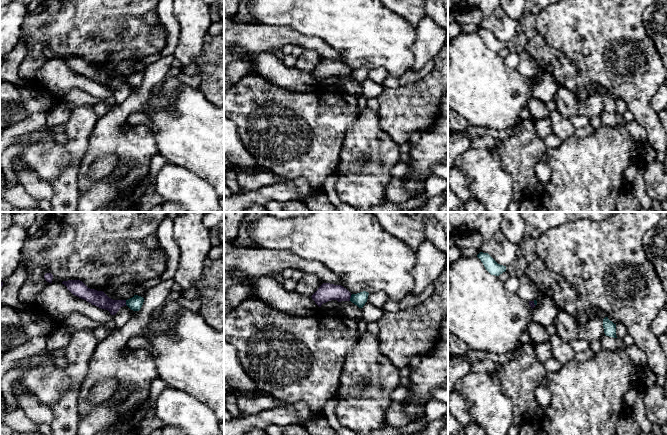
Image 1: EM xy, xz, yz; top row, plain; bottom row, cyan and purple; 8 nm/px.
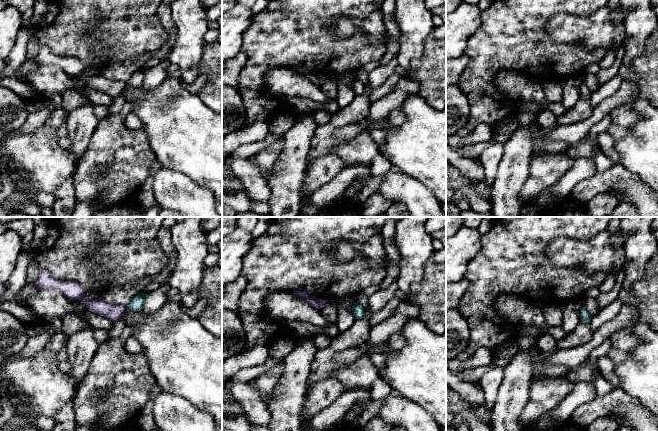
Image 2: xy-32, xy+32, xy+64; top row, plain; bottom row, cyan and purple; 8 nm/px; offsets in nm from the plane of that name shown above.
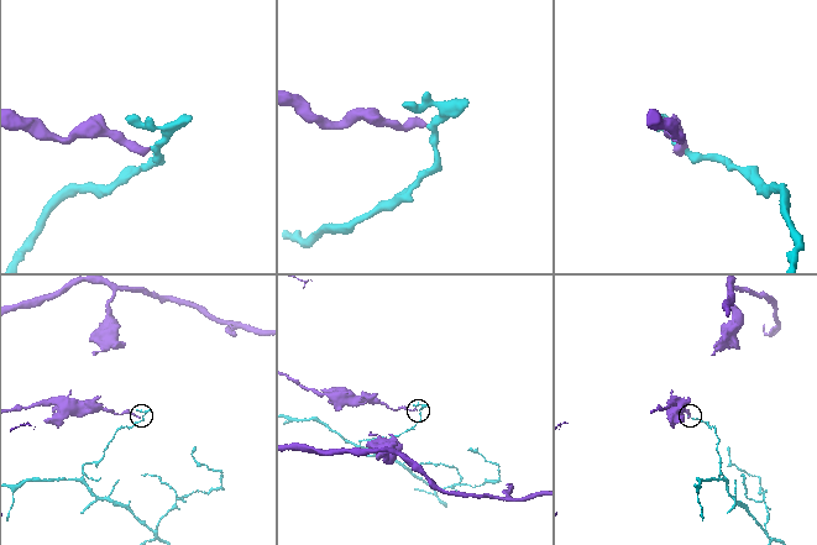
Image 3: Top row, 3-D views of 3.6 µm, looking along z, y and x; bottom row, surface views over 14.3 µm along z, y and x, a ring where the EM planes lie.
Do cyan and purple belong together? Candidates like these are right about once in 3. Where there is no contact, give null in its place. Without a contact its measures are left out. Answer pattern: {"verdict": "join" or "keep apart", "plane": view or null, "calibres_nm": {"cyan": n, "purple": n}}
{"verdict": "keep apart", "plane": "xy", "calibres_nm": {"cyan": 120, "purple": 130}}

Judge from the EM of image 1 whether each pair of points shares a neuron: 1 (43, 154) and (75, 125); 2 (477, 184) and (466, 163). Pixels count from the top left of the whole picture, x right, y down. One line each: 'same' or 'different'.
1: different
2: same

